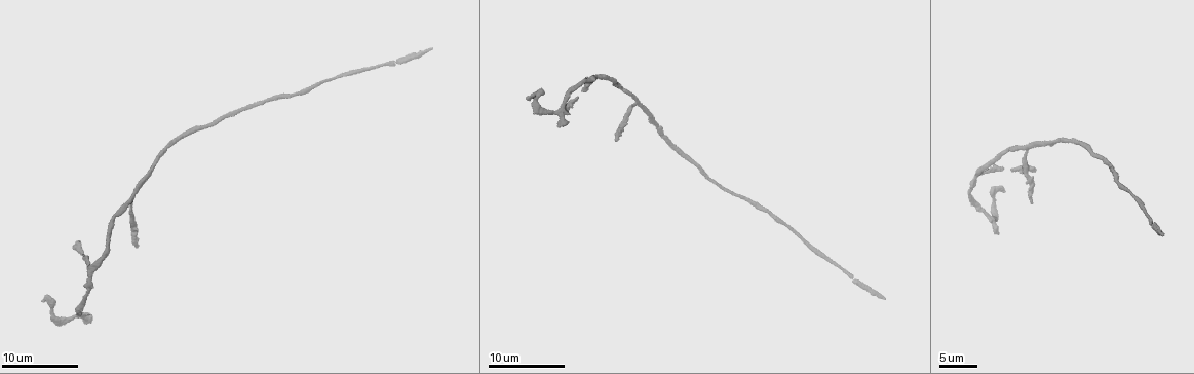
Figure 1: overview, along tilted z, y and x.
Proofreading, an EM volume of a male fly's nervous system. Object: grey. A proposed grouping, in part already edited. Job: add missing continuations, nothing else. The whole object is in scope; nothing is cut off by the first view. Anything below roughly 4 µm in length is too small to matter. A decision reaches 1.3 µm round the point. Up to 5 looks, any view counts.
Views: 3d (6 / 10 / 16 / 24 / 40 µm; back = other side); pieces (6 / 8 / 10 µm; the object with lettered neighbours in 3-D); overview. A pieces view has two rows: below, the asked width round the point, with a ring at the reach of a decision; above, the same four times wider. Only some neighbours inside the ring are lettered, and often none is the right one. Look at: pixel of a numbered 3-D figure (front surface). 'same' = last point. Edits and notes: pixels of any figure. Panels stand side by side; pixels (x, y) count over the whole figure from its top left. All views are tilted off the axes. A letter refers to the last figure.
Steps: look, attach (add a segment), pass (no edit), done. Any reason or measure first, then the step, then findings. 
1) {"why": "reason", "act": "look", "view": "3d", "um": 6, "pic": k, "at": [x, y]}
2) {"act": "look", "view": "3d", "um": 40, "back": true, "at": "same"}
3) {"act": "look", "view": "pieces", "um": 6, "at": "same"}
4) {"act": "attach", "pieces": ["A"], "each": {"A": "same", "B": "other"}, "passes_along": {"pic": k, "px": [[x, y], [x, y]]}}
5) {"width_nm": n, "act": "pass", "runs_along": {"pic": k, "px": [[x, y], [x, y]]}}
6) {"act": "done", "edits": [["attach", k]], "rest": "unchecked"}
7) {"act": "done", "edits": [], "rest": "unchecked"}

{"why": "tapers out", "act": "look", "view": "3d", "um": 10, "pic": 1, "at": [882, 296]}

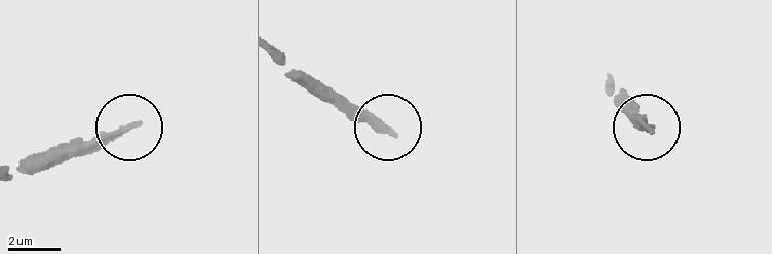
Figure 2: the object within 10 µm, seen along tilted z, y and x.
{"act": "look", "view": "pieces", "um": 8, "pic": 2, "at": [137, 124]}

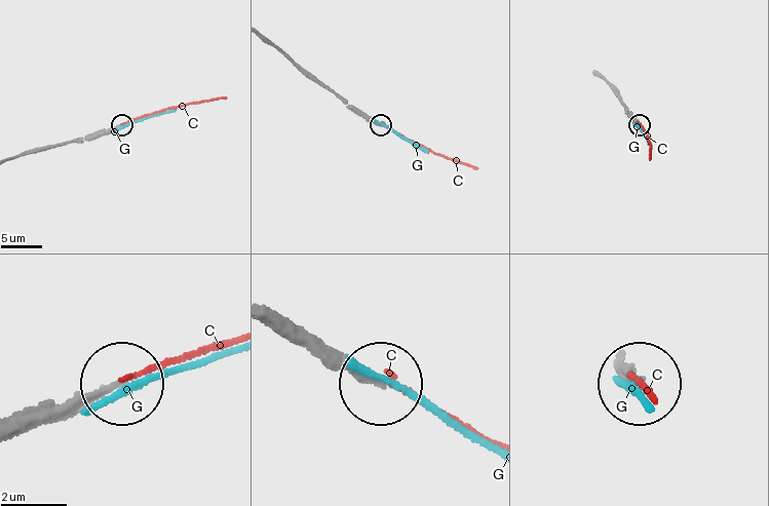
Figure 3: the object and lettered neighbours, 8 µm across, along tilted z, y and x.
{"act": "pass", "each": {"C": "other", "G": "other"}, "runs_along": {"pic": 3, "px": [[10, 160], [90, 140], [120, 126]]}, "found": "none of them fits"}

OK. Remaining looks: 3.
{"why": "free end", "act": "look", "view": "3d", "um": 10, "pic": 1, "at": [1030, 201]}

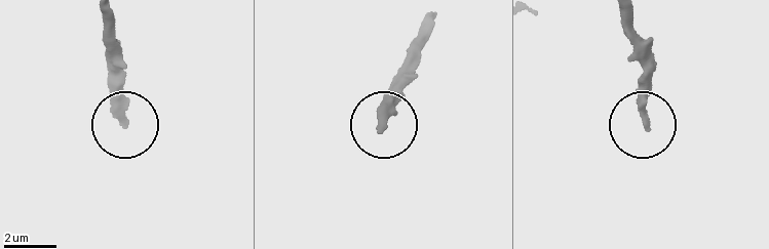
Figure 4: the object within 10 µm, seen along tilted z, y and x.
{"act": "look", "view": "pieces", "um": 8, "pic": 4, "at": [380, 130]}

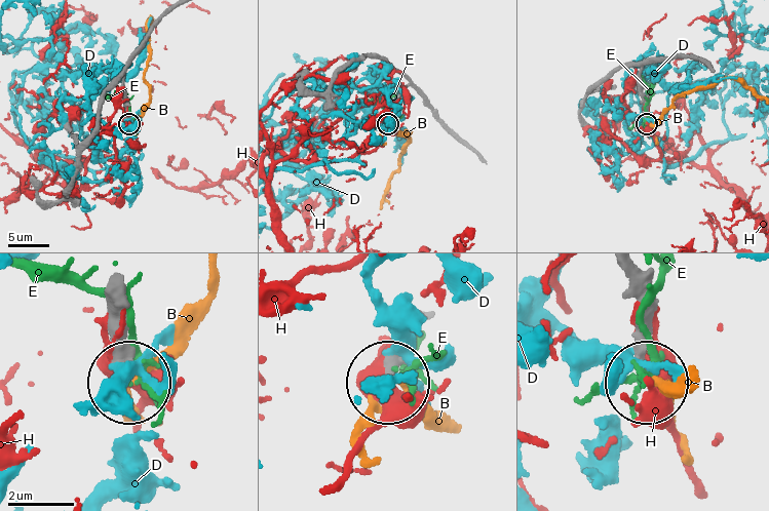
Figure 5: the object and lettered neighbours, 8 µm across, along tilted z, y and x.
{"act": "pass", "each": {"B": "other", "D": "other", "E": "other", "H": "other"}, "found": "none of them fits"}

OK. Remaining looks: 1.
{"act": "done", "edits": [], "rest": "unchecked"}

